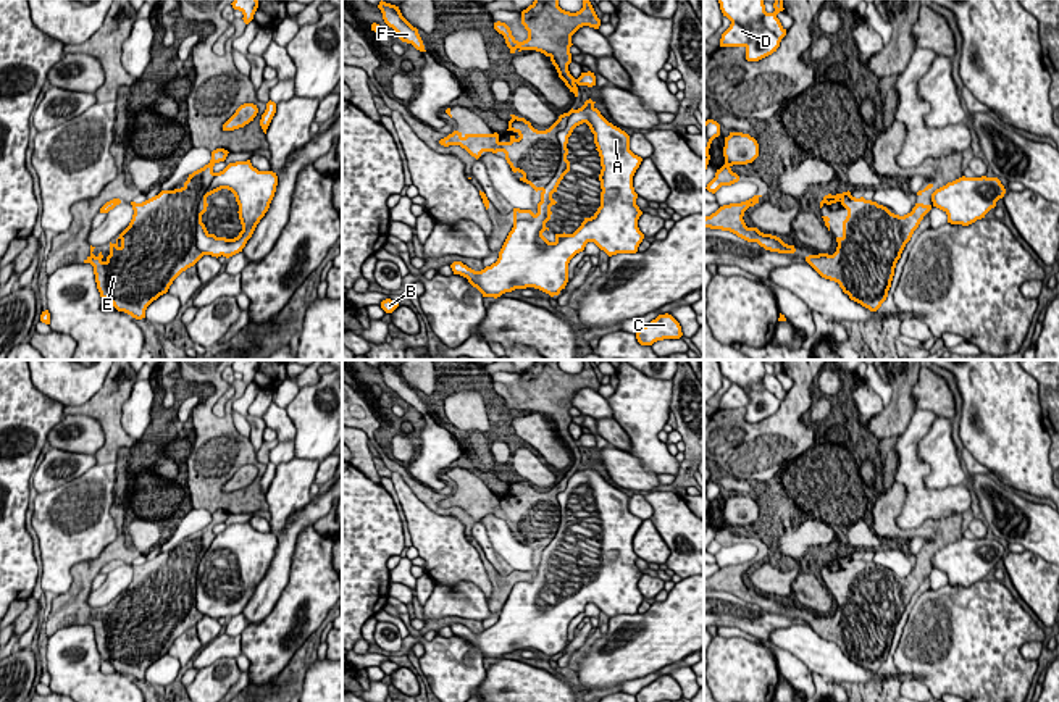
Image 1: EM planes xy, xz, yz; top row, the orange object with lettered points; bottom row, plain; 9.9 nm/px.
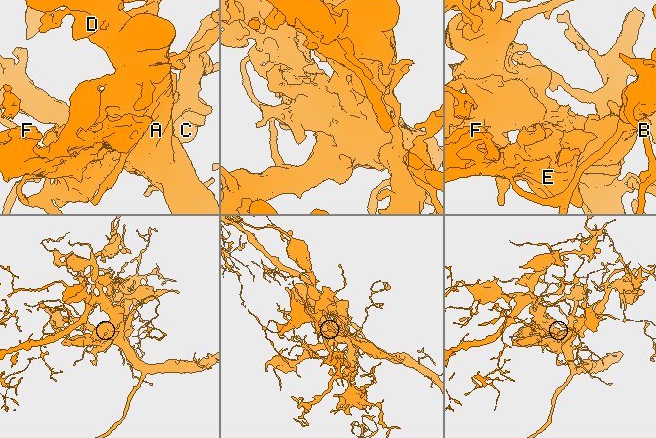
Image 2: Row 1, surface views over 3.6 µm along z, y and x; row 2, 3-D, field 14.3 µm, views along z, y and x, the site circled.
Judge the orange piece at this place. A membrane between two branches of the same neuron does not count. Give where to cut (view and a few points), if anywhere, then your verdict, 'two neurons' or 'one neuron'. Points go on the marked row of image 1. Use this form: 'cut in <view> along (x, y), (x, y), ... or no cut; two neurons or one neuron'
cut in xz along (541, 131), (528, 131), (519, 149); two neurons

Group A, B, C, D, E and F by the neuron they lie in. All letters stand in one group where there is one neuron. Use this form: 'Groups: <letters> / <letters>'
Groups: A B C E F / D

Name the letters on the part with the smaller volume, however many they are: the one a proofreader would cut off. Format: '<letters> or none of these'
D

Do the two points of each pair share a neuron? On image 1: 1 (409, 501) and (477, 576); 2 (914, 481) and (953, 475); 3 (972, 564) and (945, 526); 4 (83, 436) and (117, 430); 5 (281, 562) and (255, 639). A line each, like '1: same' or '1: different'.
1: same
2: different
3: same
4: different
5: different

